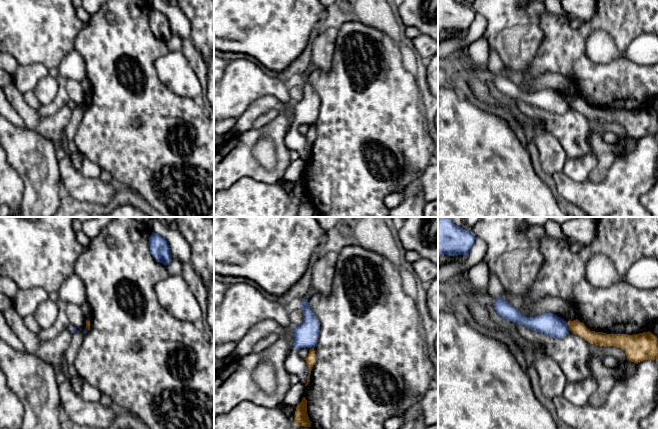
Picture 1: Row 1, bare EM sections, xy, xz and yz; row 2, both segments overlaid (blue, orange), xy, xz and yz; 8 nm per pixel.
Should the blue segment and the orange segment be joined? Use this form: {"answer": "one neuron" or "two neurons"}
{"answer": "two neurons"}

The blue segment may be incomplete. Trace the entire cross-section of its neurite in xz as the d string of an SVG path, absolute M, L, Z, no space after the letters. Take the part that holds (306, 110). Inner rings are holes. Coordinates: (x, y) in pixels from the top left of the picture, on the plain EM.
M305 75L301 78L303 85L303 98L294 104L294 120L296 126L301 124L312 125L318 118L320 98Z

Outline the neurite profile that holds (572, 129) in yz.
M513 99L512 105L527 120L542 120L547 131L561 143L567 159L585 156L593 151L589 142L592 132L596 132L600 137L603 137L606 132L612 132L618 138L627 136L623 125L616 122L590 120L571 107L563 114L553 114L518 99Z

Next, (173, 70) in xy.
M169 51L156 60L155 68L161 82L178 96L186 96L192 99L200 95L202 86L182 52Z

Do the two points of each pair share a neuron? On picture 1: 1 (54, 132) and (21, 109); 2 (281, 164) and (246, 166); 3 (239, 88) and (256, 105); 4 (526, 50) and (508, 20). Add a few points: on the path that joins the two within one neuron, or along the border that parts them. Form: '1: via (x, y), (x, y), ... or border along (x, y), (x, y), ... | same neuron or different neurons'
1: via (46, 126), (39, 124), (29, 115) | same neuron
2: via (272, 173), (258, 173), (255, 171) | same neuron
3: border along (276, 97), (261, 95), (236, 117) | different neurons
4: via (526, 41), (526, 33), (517, 24) | same neuron

